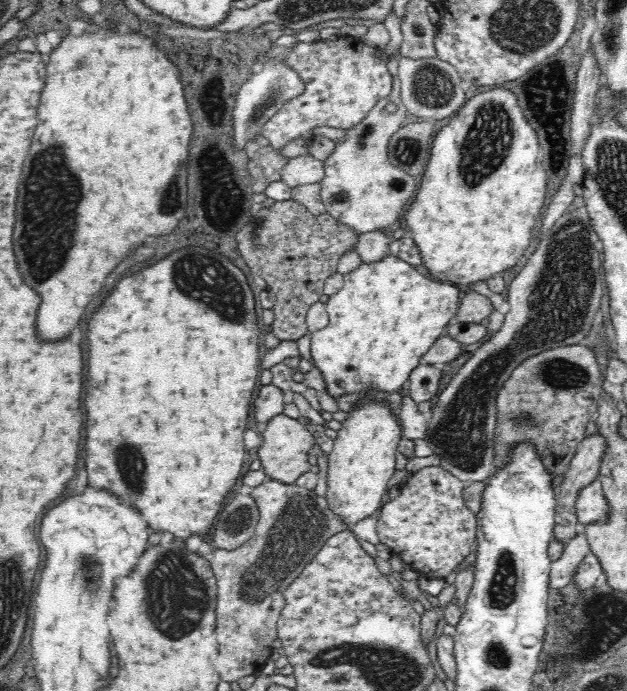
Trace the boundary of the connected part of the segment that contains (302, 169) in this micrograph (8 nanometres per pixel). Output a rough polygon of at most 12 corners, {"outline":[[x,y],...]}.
{"outline":[[310,153],[291,158],[281,172],[290,188],[320,183],[324,163]]}

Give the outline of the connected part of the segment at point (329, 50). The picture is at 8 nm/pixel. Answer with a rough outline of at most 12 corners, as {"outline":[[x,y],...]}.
{"outline":[[358,38],[299,42],[305,84],[262,126],[279,150],[349,129],[391,94],[388,54]]}

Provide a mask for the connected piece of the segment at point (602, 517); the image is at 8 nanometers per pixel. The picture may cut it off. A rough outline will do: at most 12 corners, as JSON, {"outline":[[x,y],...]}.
{"outline":[[599,480],[584,486],[575,502],[582,526],[606,523],[610,505]]}

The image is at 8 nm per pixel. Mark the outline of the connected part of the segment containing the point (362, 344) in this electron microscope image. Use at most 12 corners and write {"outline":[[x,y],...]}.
{"outline":[[391,254],[311,333],[326,393],[398,392],[461,288]]}

